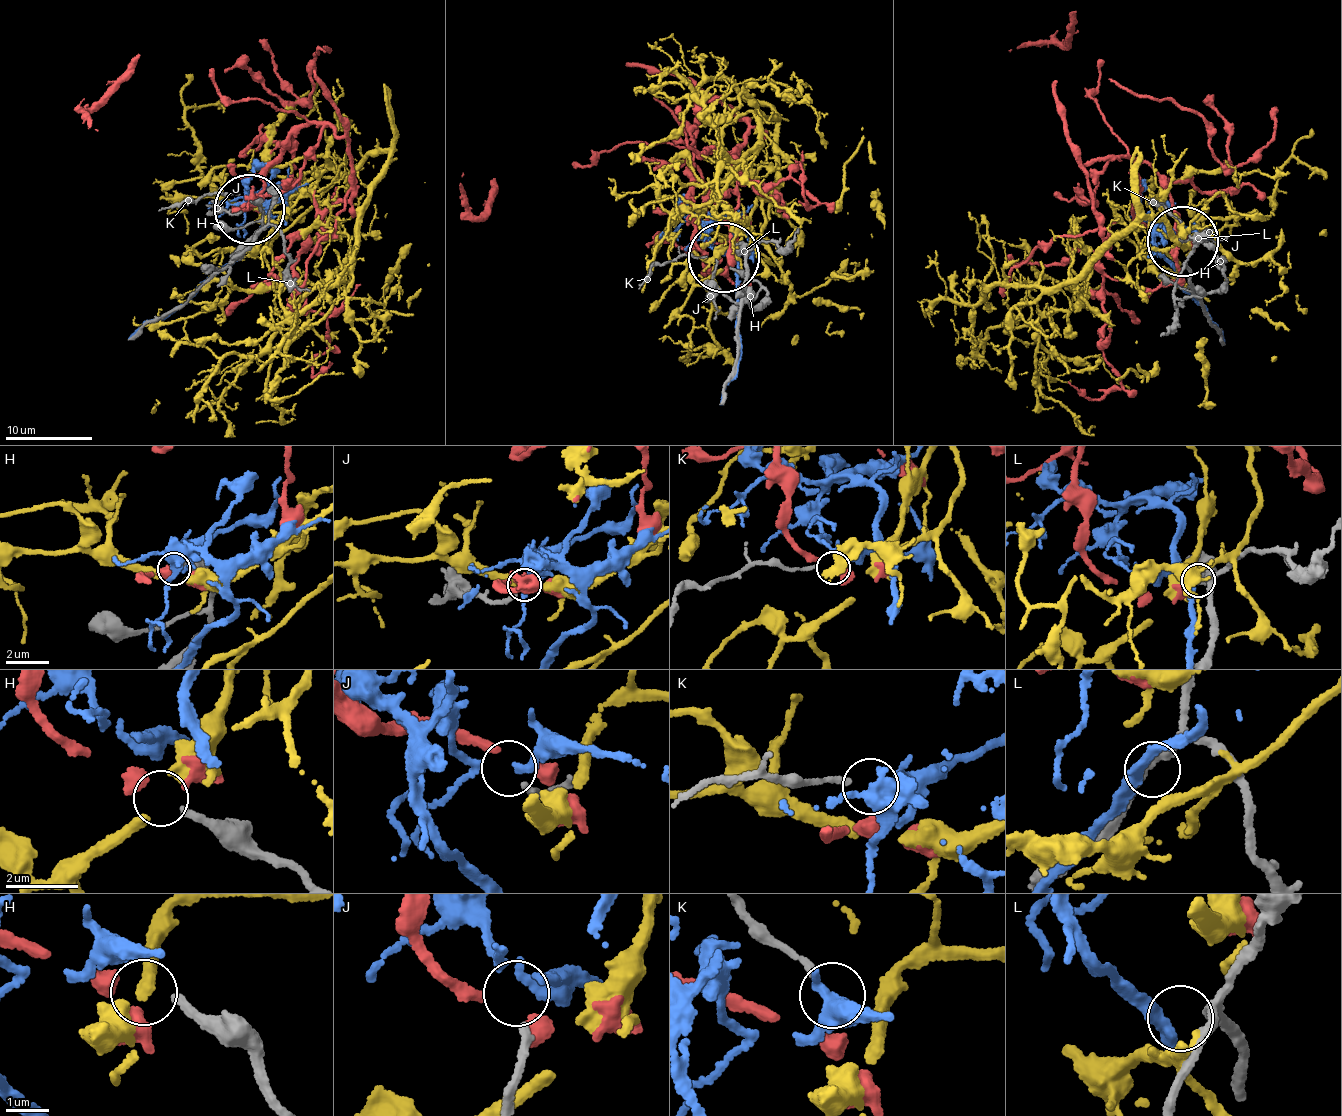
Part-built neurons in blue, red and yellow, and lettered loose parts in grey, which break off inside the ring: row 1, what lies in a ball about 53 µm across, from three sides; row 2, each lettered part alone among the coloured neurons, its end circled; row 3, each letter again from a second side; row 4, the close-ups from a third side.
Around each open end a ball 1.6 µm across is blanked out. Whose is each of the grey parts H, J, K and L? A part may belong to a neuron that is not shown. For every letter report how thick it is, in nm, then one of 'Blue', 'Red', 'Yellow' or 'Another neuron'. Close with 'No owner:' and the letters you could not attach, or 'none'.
H: Thickness 200 nm. Red
J: Thickness 180 nm. Blue
K: Thickness 130 nm. Another neuron
L: Thickness 200 nm. Another neuron
No owner: K, L

